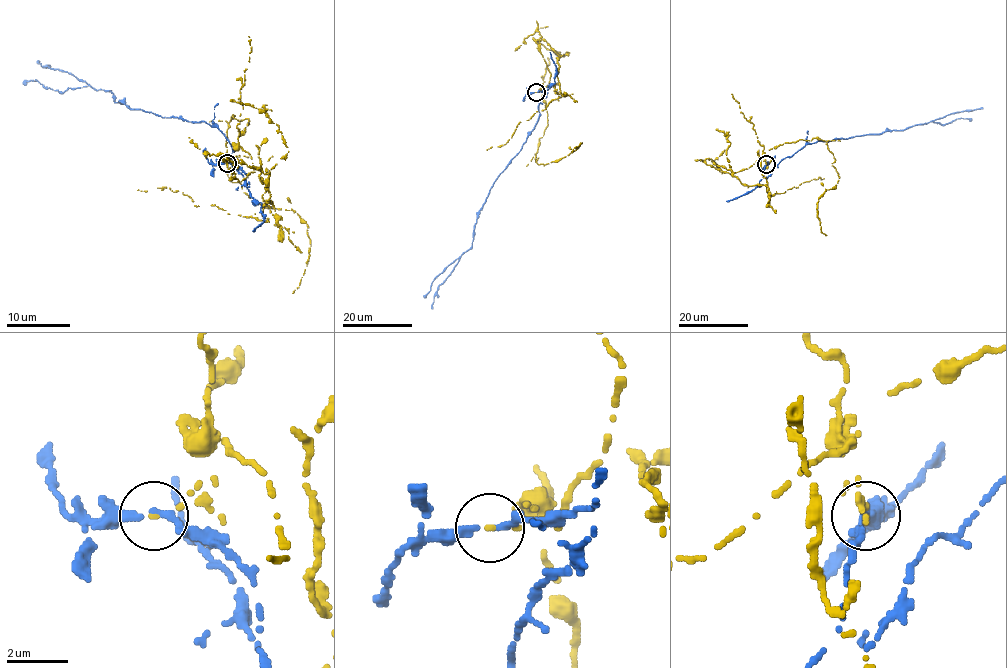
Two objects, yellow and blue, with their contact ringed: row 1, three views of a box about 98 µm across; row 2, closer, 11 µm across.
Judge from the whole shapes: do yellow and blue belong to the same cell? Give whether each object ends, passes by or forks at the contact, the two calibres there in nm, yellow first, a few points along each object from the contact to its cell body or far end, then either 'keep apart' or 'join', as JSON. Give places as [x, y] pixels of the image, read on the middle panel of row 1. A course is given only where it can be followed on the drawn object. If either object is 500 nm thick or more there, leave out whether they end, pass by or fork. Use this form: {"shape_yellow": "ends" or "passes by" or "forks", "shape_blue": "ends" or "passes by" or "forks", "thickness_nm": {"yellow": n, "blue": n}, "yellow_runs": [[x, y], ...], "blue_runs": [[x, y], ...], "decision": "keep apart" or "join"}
{"shape_yellow": "ends", "shape_blue": "passes by", "thickness_nm": {"yellow": 130, "blue": 220}, "yellow_runs": [[535, 92], [550, 74], [535, 41], [544, 40], [558, 54], [563, 96], [486, 150]], "blue_runs": [[535, 92], [548, 89], [535, 127], [490, 189], [474, 225], [471, 246], [438, 287], [433, 309]], "decision": "keep apart"}

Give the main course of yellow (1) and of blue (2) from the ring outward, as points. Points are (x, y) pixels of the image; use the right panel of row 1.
1: (766, 164), (764, 155), (730, 174), (714, 164), (731, 170), (743, 185), (765, 185), (770, 197), (824, 179)
2: (766, 163), (763, 177), (766, 178), (773, 166), (807, 144), (899, 131), (947, 115), (983, 108)

